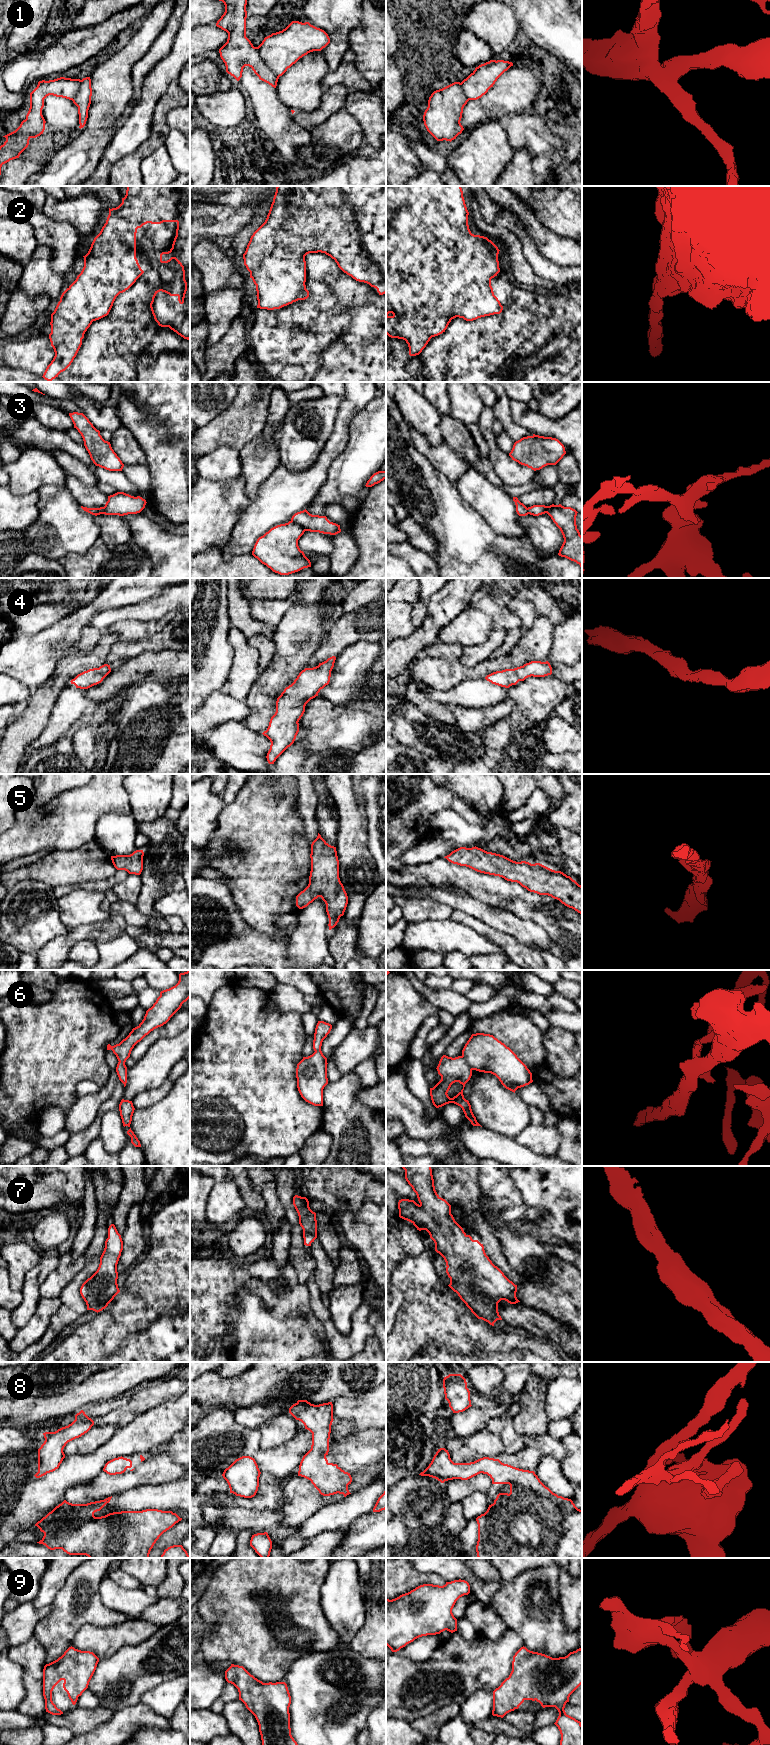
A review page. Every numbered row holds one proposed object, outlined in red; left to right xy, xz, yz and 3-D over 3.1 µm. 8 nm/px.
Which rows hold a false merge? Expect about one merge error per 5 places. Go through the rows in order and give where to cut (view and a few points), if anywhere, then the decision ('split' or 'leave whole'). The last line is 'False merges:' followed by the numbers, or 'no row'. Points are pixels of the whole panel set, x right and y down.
1: no cut; leave whole
2: no cut; leave whole
3: cut in xz along (291, 520), (305, 530); split
4: no cut; leave whole
5: no cut; leave whole
6: cut in yz along (461, 1056), (472, 1069); split
7: no cut; leave whole
8: no cut; leave whole
9: no cut; leave whole
False merges: 3, 6

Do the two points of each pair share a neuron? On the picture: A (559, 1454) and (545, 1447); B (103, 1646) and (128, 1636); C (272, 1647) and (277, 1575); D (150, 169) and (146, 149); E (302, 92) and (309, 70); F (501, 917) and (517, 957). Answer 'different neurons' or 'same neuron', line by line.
A: same neuron
B: same neuron
C: same neuron
D: different neurons
E: same neuron
F: different neurons

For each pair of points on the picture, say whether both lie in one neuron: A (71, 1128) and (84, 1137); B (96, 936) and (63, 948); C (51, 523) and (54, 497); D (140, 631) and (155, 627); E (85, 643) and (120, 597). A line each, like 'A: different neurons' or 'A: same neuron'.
A: different neurons
B: same neuron
C: same neuron
D: same neuron
E: different neurons

